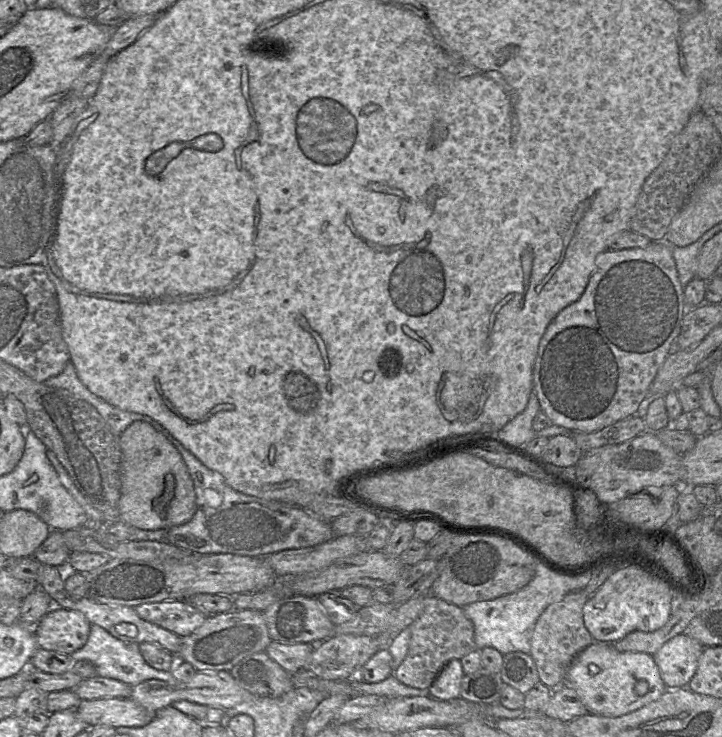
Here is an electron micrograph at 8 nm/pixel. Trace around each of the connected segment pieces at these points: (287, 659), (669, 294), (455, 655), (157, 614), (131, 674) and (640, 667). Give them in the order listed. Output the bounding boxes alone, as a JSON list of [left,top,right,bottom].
[[265,641,317,674],[533,241,689,433],[394,593,475,690],[134,599,208,638],[70,624,179,688],[566,642,666,717]]

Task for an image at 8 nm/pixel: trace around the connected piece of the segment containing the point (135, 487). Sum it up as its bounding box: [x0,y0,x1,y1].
[118,421,195,530]

